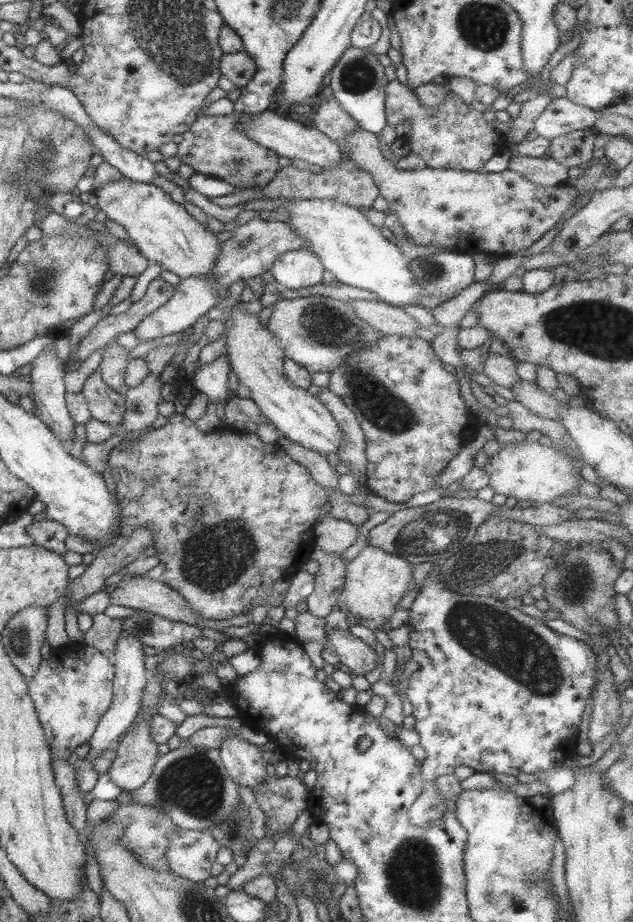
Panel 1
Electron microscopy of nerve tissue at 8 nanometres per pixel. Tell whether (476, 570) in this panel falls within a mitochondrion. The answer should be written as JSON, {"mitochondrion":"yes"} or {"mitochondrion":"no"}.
{"mitochondrion":"yes"}

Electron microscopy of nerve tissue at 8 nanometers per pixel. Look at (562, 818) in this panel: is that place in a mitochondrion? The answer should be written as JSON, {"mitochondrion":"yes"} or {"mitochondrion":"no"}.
{"mitochondrion":"no"}

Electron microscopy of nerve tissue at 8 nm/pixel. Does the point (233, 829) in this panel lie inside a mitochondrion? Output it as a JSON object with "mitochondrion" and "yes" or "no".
{"mitochondrion":"yes"}

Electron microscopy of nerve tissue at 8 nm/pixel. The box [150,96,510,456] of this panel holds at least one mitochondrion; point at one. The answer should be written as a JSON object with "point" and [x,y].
{"point":[389,413]}

